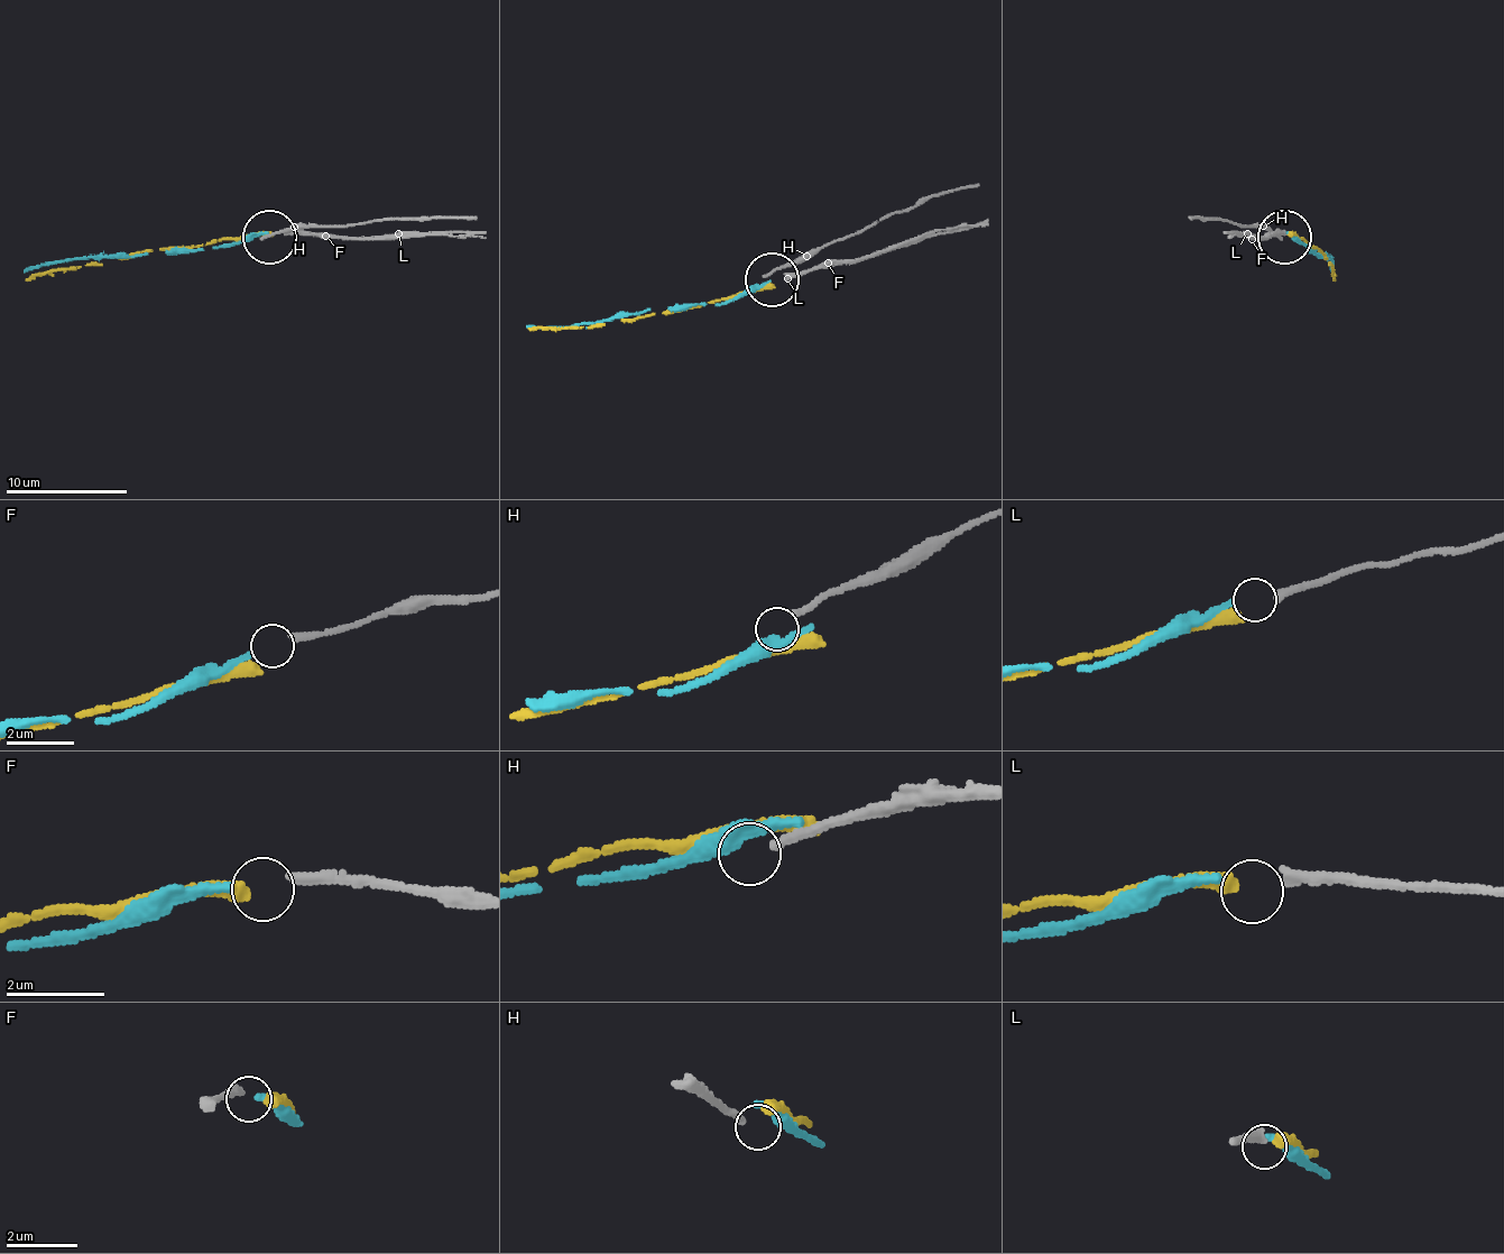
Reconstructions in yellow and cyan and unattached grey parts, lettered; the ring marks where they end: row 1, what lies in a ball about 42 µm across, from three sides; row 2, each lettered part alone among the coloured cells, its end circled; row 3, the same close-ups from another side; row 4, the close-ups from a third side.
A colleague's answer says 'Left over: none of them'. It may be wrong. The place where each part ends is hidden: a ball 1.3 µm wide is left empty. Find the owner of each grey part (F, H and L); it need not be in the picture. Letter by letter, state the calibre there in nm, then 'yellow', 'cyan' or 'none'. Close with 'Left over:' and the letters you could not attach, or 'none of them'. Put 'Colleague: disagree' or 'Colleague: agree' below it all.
F: calibre 220 nm; cyan
H: calibre 180 nm; none
L: calibre 240 nm; yellow
Left over: H
Colleague: disagree

